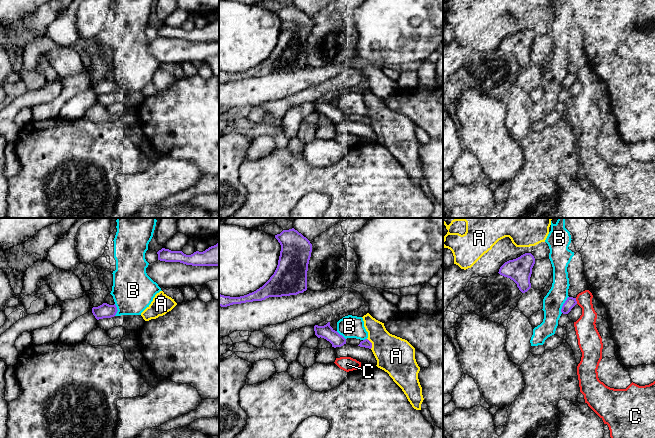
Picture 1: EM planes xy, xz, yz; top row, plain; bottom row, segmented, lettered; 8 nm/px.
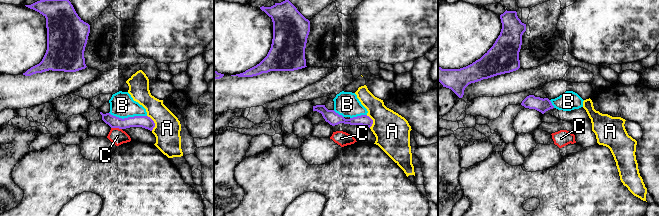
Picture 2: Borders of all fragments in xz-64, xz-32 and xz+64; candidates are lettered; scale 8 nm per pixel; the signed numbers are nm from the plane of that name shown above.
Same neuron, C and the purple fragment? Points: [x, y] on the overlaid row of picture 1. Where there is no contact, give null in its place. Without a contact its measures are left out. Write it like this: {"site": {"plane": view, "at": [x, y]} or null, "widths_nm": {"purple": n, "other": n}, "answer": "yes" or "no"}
{"site": {"plane": "yz", "at": [576, 301]}, "widths_nm": {"purple": 80, "other": 170}, "answer": "no"}

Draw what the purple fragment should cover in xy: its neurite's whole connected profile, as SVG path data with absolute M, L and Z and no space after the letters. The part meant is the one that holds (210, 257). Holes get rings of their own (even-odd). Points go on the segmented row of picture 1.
M219 242L203 252L196 251L191 255L165 248L159 250L157 254L158 260L165 262L180 262L192 266L219 266Z

